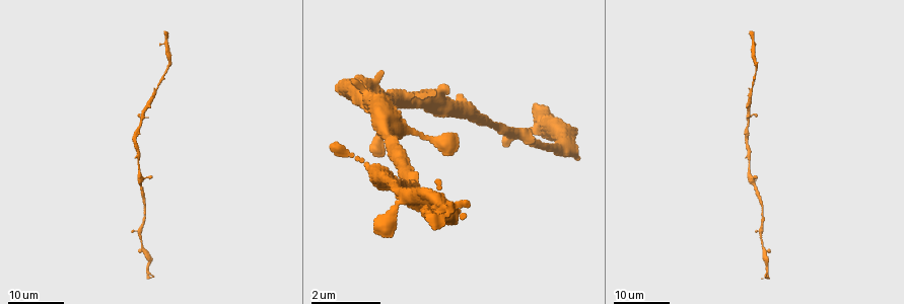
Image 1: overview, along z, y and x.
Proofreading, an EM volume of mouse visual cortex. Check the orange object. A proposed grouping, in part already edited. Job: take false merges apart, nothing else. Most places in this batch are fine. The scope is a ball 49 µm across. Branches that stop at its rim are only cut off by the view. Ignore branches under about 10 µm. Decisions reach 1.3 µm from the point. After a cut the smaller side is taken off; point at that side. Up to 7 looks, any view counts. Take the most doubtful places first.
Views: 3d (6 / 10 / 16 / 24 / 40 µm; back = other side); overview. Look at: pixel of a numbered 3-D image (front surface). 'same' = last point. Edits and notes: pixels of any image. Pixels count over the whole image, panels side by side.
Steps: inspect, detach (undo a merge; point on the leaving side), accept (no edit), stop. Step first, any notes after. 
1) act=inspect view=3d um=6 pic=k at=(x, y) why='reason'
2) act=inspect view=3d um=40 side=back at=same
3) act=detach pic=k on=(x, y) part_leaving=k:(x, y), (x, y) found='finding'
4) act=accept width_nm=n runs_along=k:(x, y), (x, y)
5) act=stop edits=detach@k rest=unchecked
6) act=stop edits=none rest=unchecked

act=inspect view=3d um=16 pic=1 at=(140, 154)

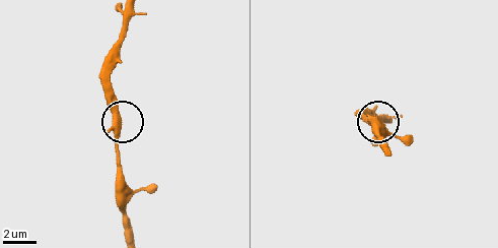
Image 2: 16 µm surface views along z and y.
act=inspect view=3d um=6 pic=2 at=(116, 122)

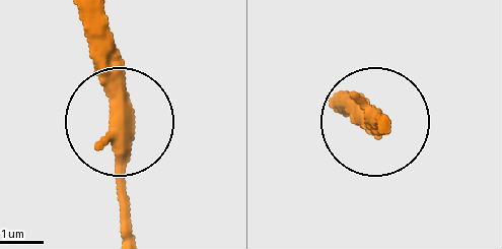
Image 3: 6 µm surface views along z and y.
act=accept runs_along=3:(122, 119), (115, 184), (126, 228) found='all the same neuron'

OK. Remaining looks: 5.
act=inspect view=3d um=24 pic=1 at=(757, 66) why='calibre changes'

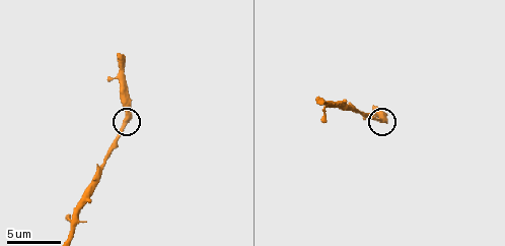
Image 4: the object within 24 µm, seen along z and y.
act=inspect view=3d um=6 pic=4 at=(123, 121)

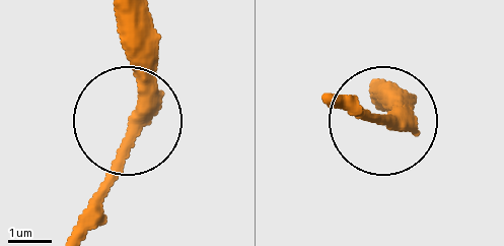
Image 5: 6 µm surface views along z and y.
act=accept width_nm=350 runs_along=5:(74, 230), (136, 99), (136, 11) found='all the same neuron'

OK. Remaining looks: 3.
act=inspect view=3d um=24 pic=1 at=(397, 190) why='side arm on a straight run'

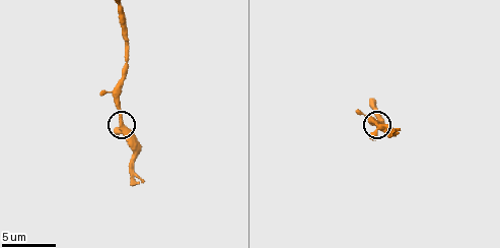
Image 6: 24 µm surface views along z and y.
act=inspect view=3d um=6 pic=6 at=(121, 124) why='zoom in'

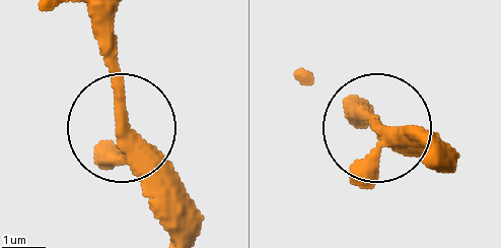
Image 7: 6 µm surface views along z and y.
act=accept width_nm=290 runs_along=7:(112, 23), (120, 143), (170, 216) found='all the same neuron'

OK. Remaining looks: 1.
act=stop edits=none rest=unchecked

